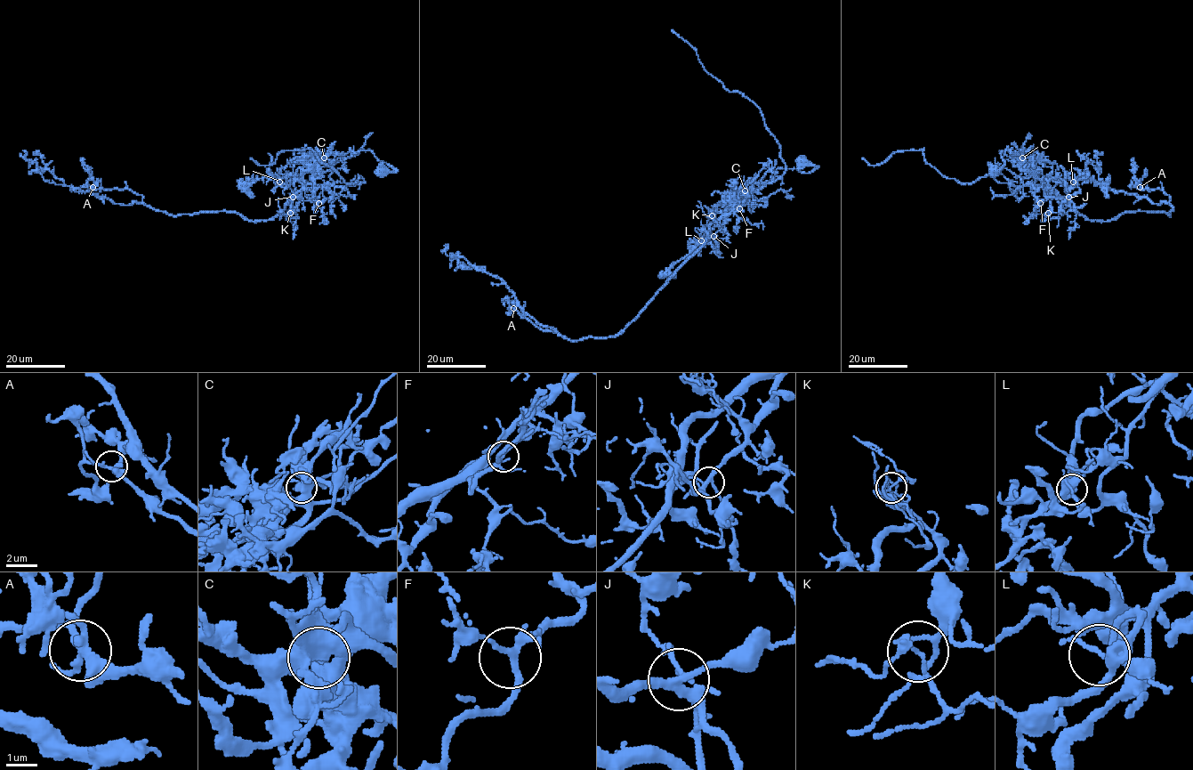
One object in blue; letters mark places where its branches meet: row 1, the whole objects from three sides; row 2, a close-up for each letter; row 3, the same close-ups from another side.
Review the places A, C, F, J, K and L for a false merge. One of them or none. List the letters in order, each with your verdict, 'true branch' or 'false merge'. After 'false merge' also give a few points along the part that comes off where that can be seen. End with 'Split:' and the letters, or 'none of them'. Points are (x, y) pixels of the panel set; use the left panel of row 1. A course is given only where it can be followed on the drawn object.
A: true branch
C: true branch
F: true branch
J: true branch
K: true branch
L: false merge | (280, 181), (313, 185), (269, 219), (234, 211), (170, 214), (67, 186), (24, 149)
Split: L

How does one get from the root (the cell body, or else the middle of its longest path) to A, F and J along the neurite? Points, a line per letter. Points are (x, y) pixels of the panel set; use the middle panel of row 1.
A: (804, 162), (814, 168), (778, 168), (743, 192), (617, 334), (568, 340), (513, 308)
F: (804, 162), (814, 168), (809, 173), (776, 170), (752, 192), (737, 198), (734, 214), (739, 208)
J: (804, 162), (814, 168), (809, 173), (778, 168), (752, 192), (743, 192), (713, 236)

